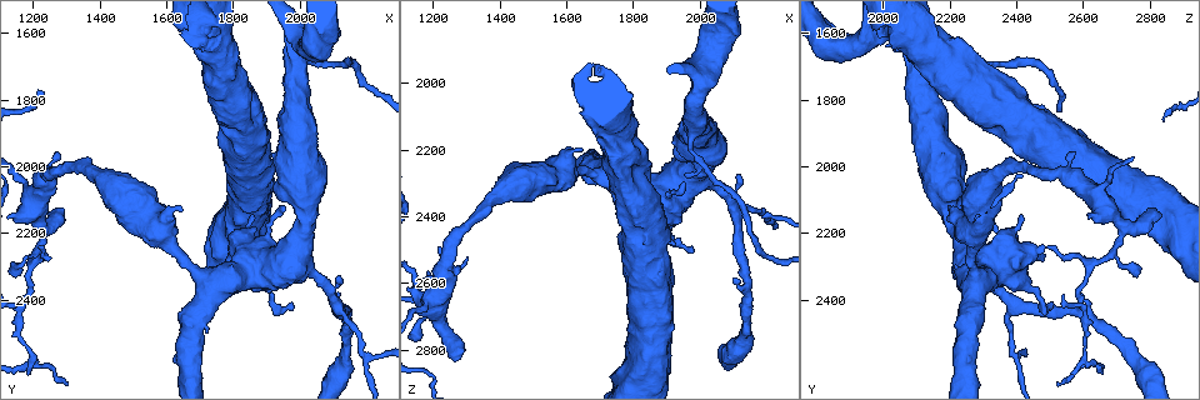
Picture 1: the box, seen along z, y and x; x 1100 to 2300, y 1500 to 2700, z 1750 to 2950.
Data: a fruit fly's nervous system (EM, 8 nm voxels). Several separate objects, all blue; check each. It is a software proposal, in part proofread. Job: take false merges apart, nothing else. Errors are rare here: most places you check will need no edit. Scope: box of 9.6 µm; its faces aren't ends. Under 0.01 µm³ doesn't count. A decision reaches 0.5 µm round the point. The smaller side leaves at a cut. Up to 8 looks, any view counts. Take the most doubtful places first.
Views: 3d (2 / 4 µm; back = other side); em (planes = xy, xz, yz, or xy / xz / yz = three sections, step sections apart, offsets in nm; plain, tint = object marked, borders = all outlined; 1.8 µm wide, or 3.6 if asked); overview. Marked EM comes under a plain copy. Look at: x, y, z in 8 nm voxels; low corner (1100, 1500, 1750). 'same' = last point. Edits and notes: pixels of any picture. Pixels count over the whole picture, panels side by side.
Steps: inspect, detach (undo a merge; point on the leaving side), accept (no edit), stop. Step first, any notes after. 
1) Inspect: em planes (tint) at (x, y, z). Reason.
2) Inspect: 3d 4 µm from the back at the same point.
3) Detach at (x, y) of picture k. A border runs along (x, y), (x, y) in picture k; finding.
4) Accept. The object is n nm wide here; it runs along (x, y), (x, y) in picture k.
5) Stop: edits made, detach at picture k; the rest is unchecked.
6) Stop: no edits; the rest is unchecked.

Inspect: 3d 4 µm at (1220, 2140, 2680). Three arms meet.

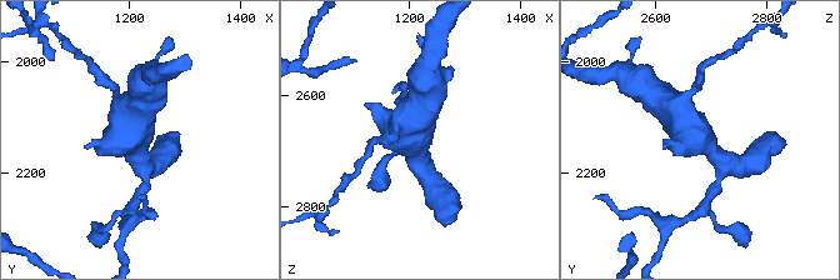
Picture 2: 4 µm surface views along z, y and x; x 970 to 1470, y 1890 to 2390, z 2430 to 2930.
Inspect: em planes (tint) at (1210, 2140, 2685). Shape alone is not enough.

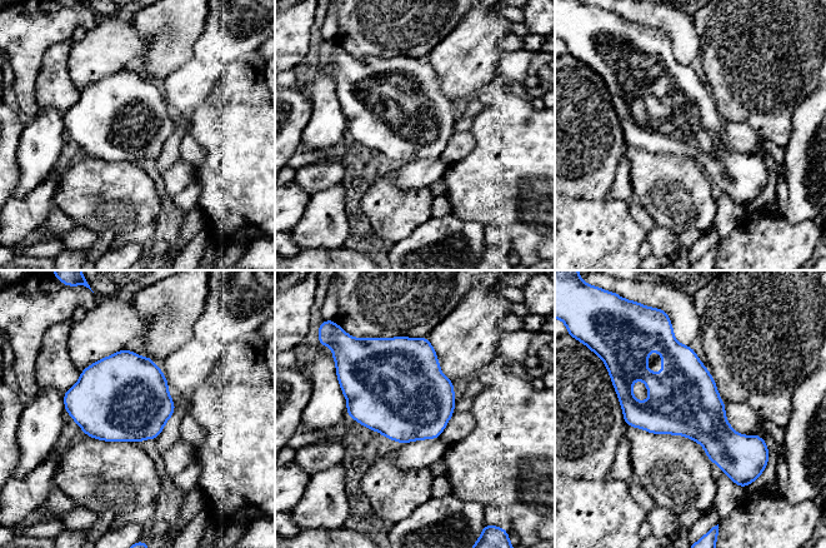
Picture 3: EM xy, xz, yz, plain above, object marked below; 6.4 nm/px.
Accept. Continuous, no second neuron.

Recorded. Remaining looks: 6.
Inspect: 3d 2 µm from the back at (2190, 2560, 2400). Three-way junction.

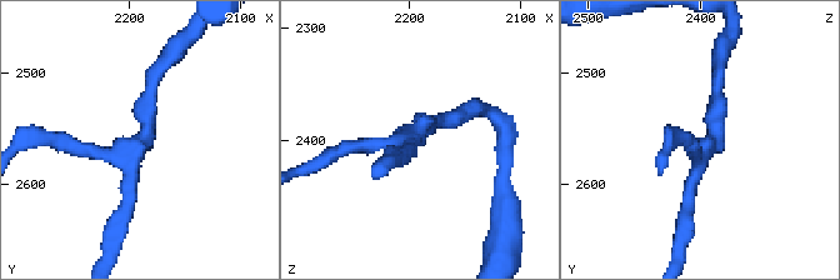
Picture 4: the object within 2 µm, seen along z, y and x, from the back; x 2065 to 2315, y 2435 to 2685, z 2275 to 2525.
Inspect: em xz step 4 (tint) at (2194, 2564, 2396). 3 arms meet here.

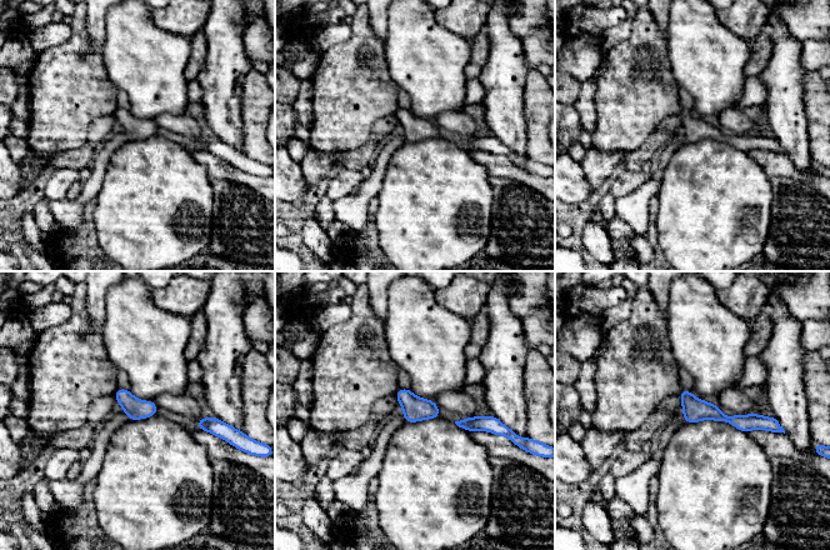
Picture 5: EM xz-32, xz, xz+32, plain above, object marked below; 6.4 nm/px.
Inspect: em planes (tint) at the same point.

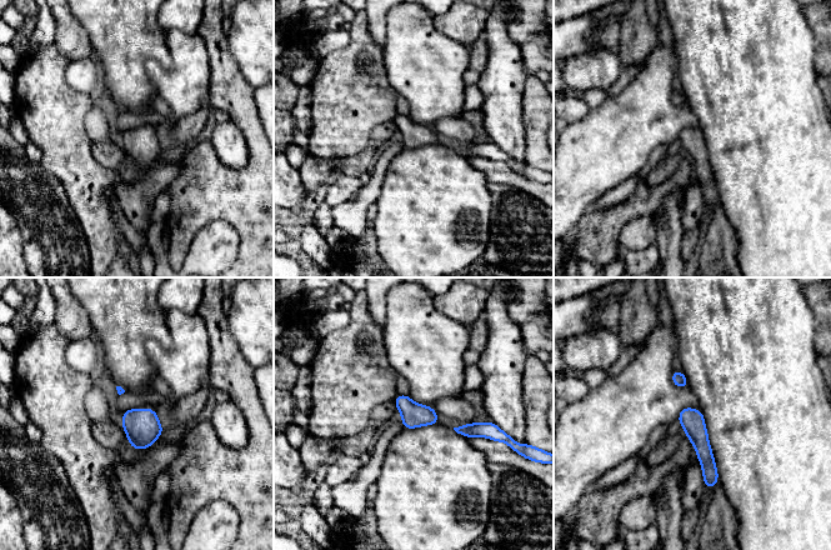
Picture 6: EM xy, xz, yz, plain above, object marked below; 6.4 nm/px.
Accept. The object is 150 nm wide here; continuous, no second neuron.

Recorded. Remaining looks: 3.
Inspect: em 3.6 µm xy step 8 (borders) at (1980, 2060, 2160). Thick turns thin.

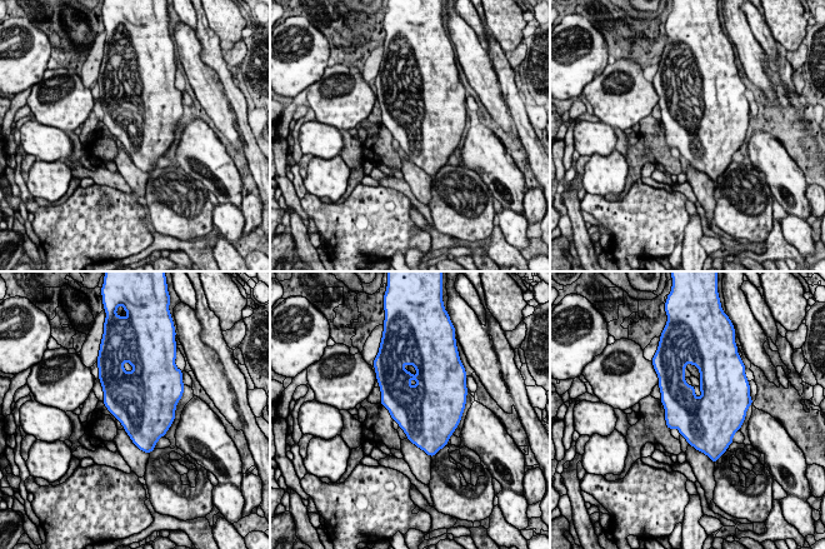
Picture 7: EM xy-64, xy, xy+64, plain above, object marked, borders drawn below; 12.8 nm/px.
Accept. All the same neuron.

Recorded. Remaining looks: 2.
Inspect: 3d 4 µm at (2120, 2610, 2790).

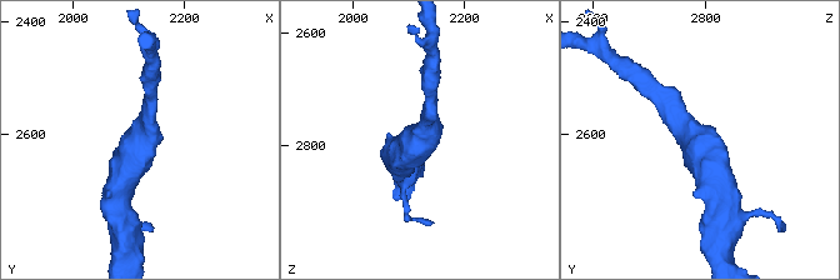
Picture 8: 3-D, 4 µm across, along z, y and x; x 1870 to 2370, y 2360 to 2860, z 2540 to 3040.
Inspect: em planes (tint) at (2125, 2610, 2780). The arms are 200, 460 nm wide; need the tissue.

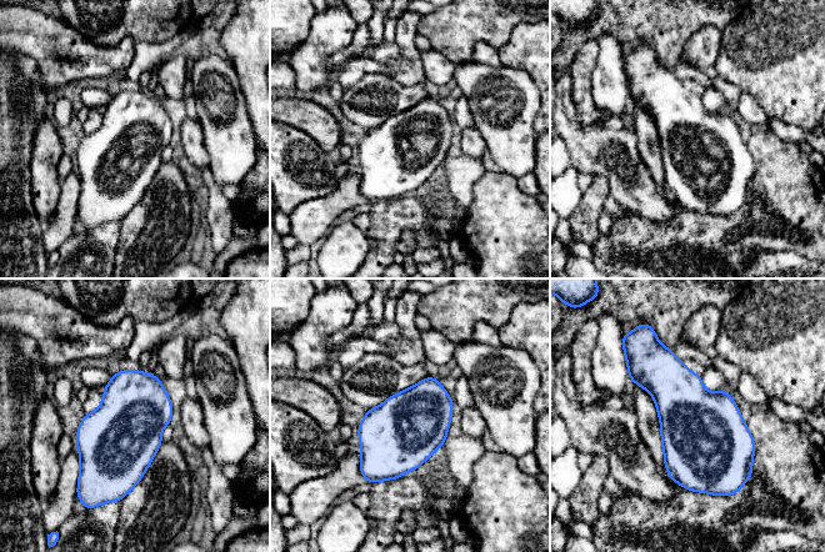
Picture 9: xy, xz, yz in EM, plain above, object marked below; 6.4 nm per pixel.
Accept. One neuron here.

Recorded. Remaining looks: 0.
Stop: no edits; the rest is unchecked.

